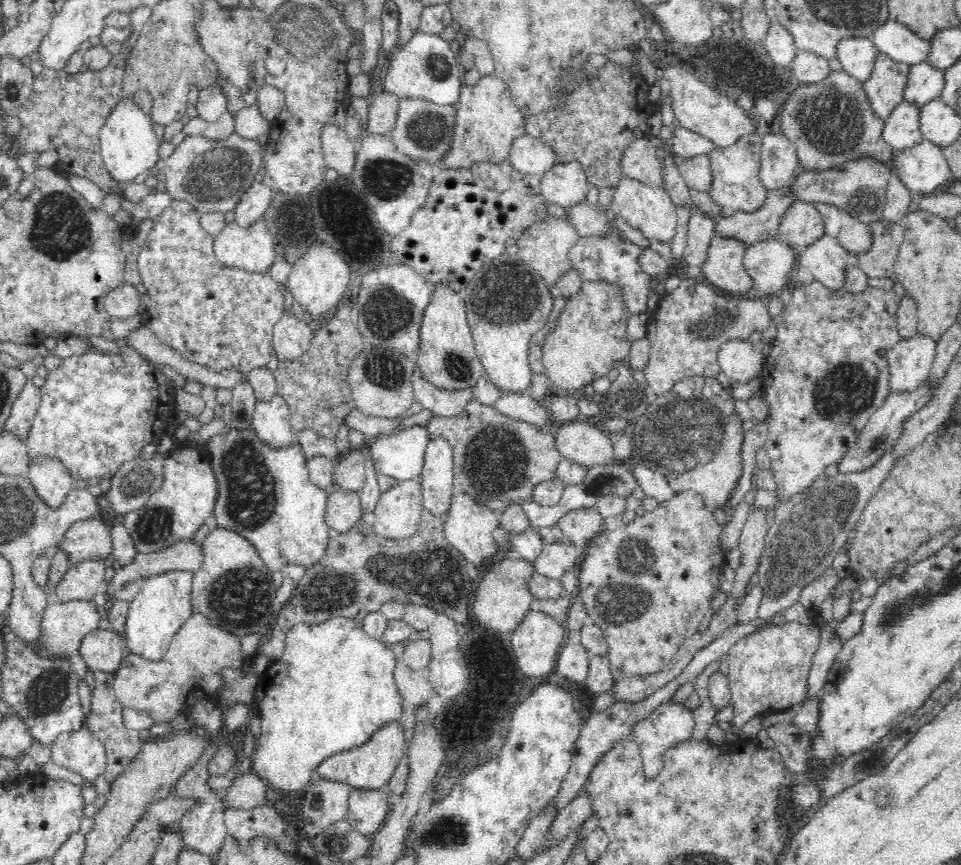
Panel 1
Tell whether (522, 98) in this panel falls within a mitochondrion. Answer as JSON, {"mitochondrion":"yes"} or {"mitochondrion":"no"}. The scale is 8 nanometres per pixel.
{"mitochondrion":"no"}

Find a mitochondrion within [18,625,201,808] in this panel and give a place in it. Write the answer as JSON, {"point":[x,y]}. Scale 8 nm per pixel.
{"point":[48,692]}

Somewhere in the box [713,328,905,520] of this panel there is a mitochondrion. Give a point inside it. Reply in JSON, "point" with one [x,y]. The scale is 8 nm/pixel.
{"point":[850,388]}

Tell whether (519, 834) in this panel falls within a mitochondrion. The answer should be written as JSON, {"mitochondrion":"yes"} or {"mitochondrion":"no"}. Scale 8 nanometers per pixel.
{"mitochondrion":"no"}

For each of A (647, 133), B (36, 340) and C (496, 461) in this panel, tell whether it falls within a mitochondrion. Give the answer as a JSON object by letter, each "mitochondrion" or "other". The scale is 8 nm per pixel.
{"A":"other","B":"other","C":"mitochondrion"}

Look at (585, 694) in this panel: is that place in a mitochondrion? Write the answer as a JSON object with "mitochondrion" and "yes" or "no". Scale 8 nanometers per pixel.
{"mitochondrion":"no"}

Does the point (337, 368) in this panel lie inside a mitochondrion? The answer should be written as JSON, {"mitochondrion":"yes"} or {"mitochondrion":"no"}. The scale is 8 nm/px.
{"mitochondrion":"no"}

